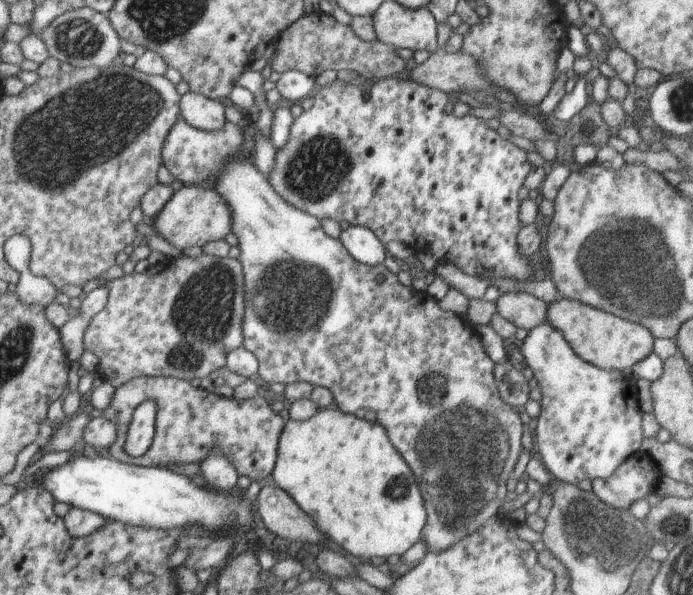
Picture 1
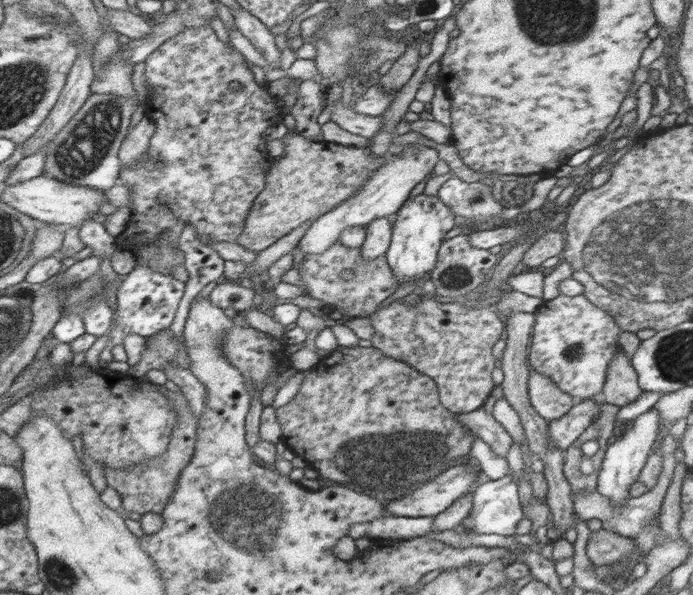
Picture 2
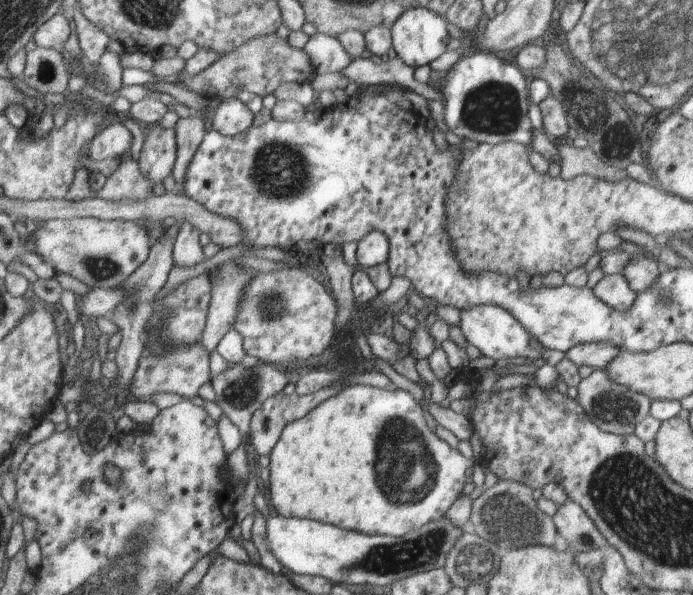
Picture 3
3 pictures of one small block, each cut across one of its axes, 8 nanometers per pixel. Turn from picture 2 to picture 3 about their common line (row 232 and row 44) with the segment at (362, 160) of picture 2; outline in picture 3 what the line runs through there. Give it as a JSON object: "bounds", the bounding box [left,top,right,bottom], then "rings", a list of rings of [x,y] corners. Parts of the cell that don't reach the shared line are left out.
{"bounds":[177,33,315,99],"rings":[[[272,33],[248,40],[235,51],[221,55],[214,64],[198,74],[182,72],[177,85],[207,99],[227,99],[241,91],[250,91],[264,97],[272,94],[282,81],[311,81],[315,76],[315,70],[303,49],[293,49],[288,44],[287,38],[281,38],[276,33]]]}

